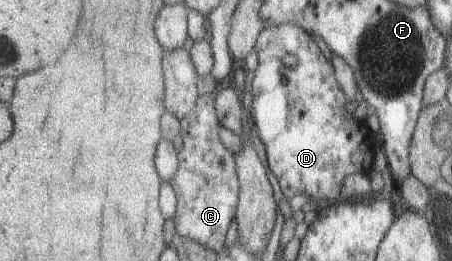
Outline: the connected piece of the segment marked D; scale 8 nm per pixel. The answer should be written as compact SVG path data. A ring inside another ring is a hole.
M293 23L269 27L261 35L256 51L259 54L259 67L253 82L255 101L251 114L259 136L266 145L271 169L279 178L285 196L288 200L299 195L317 200L345 200L344 184L347 178L355 173L370 175L374 170L375 151L381 144L381 136L367 121L353 116L352 103L347 92L341 88L335 64L325 56L323 48L306 28ZM289 54L297 57L296 68L289 68L285 64Z

